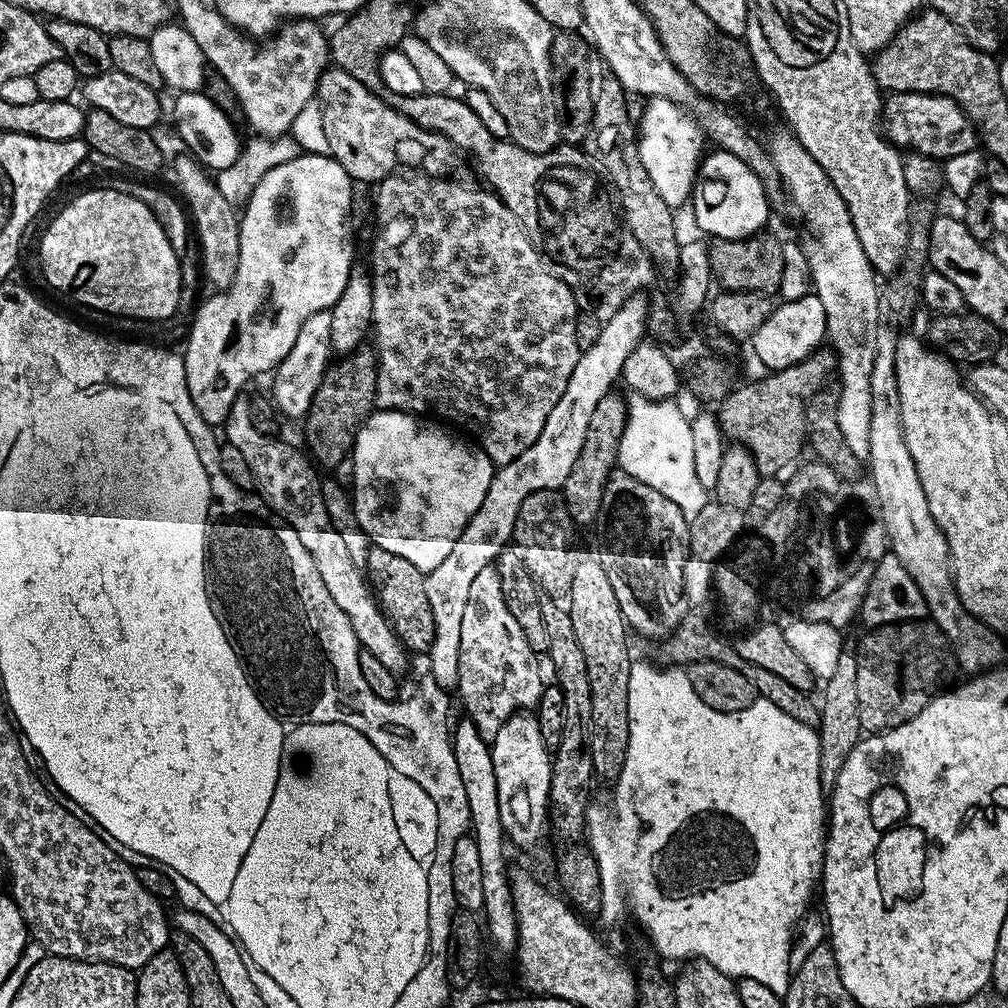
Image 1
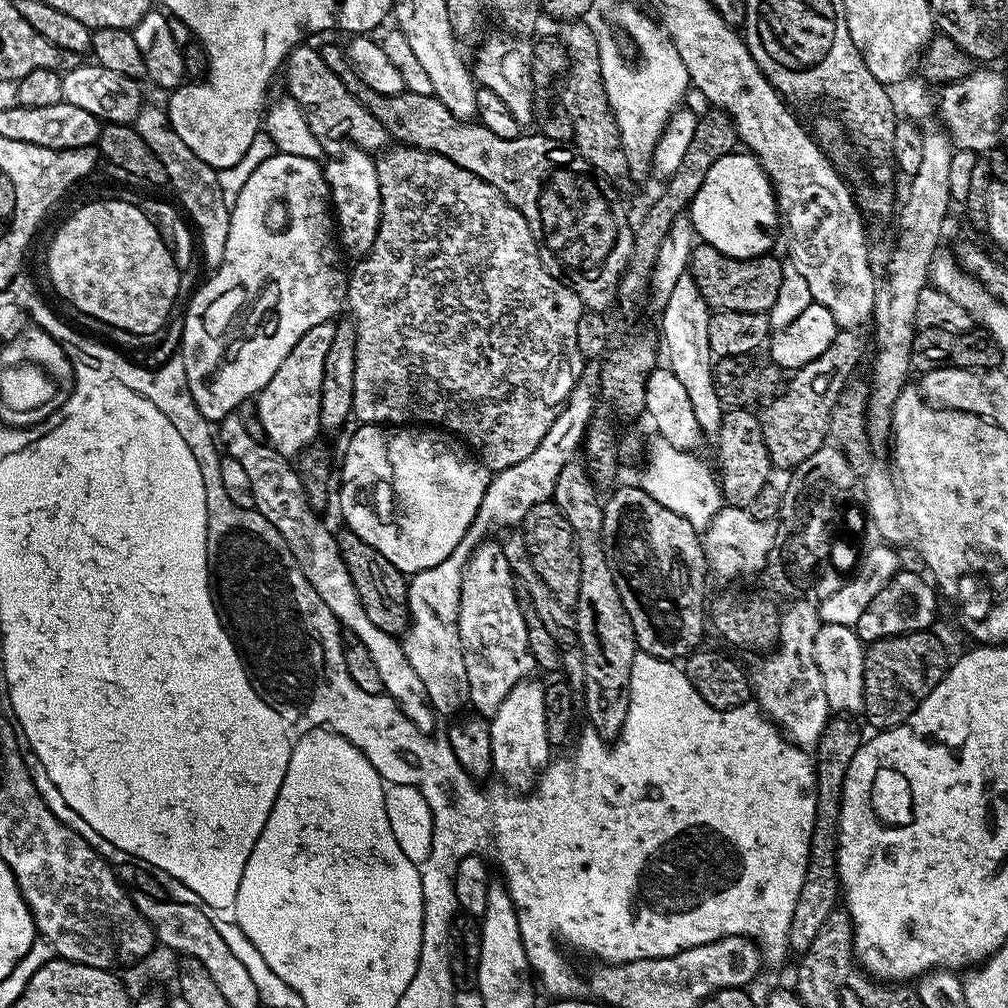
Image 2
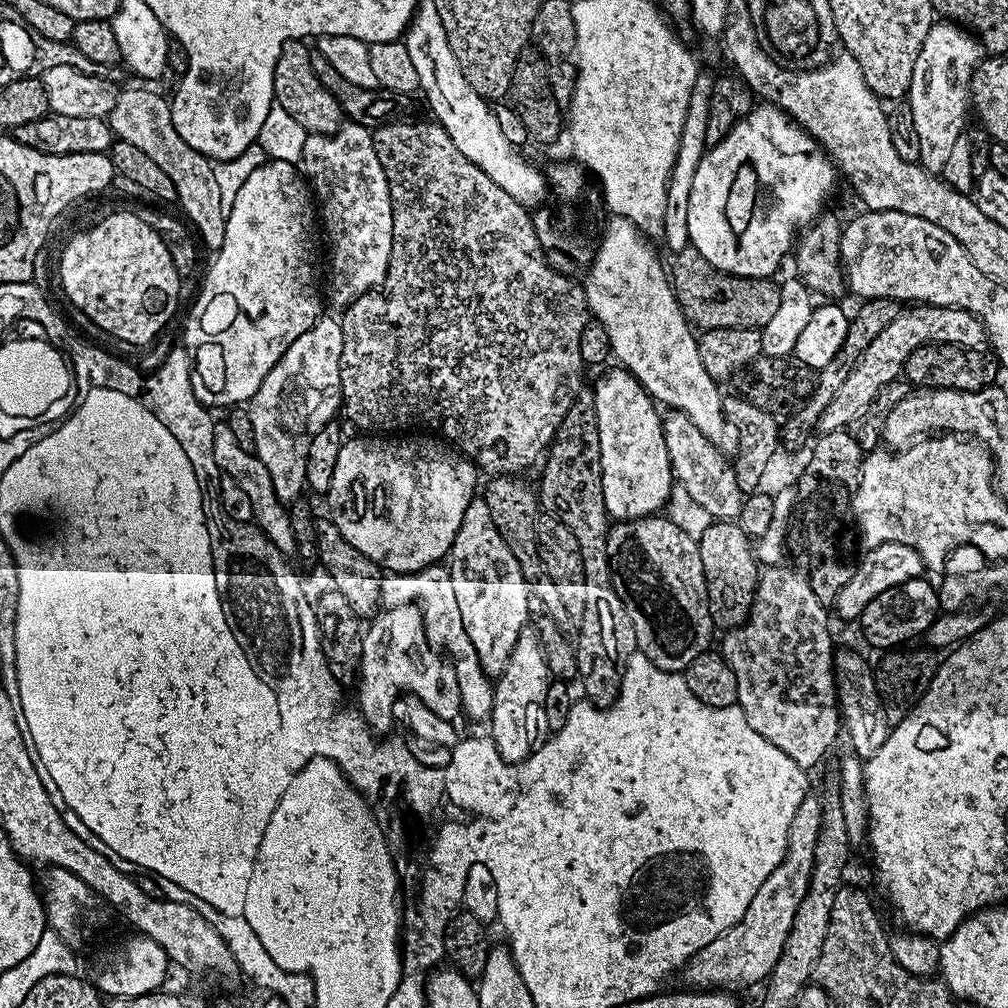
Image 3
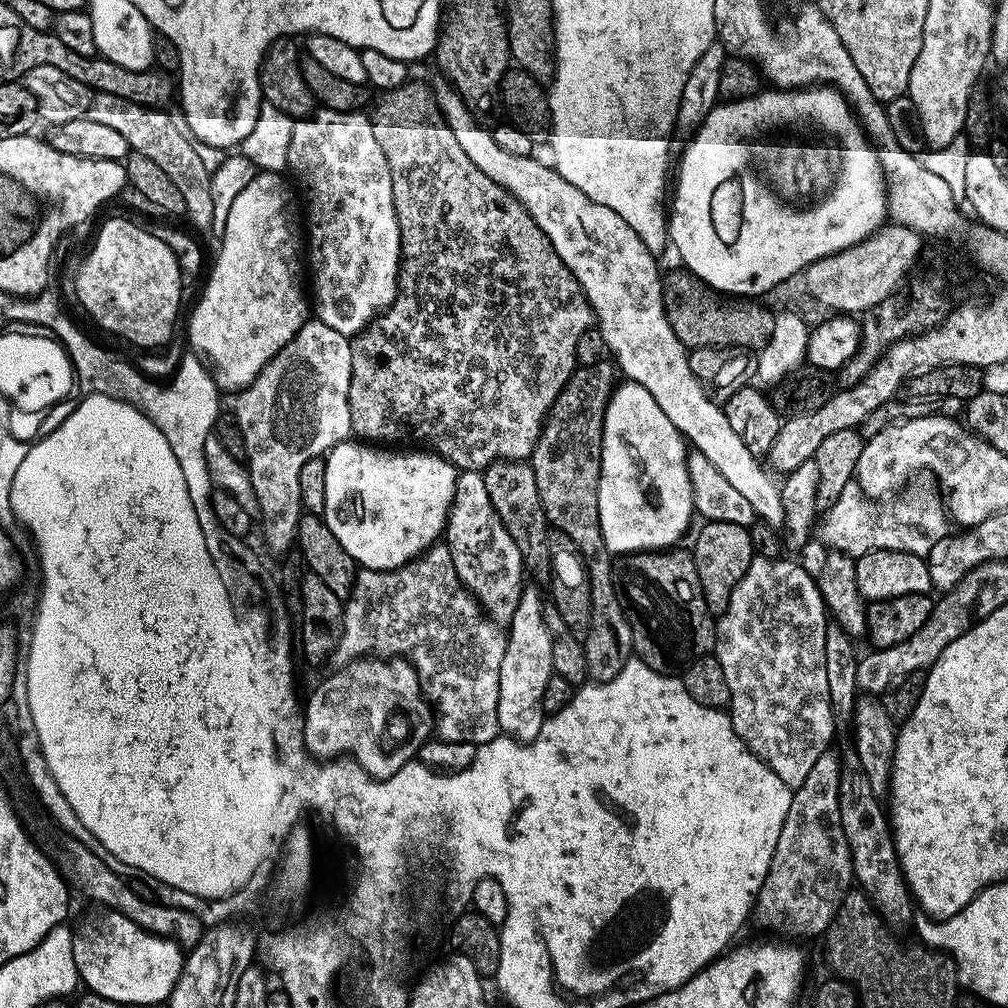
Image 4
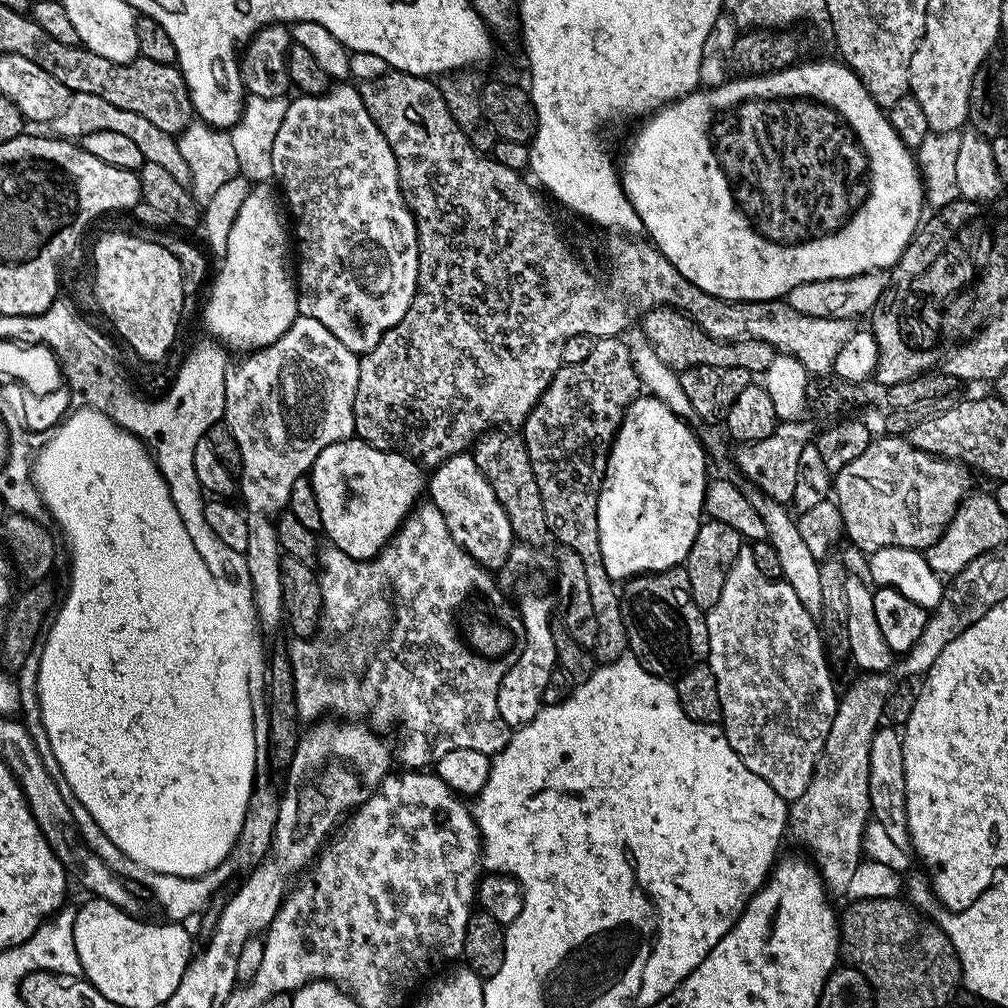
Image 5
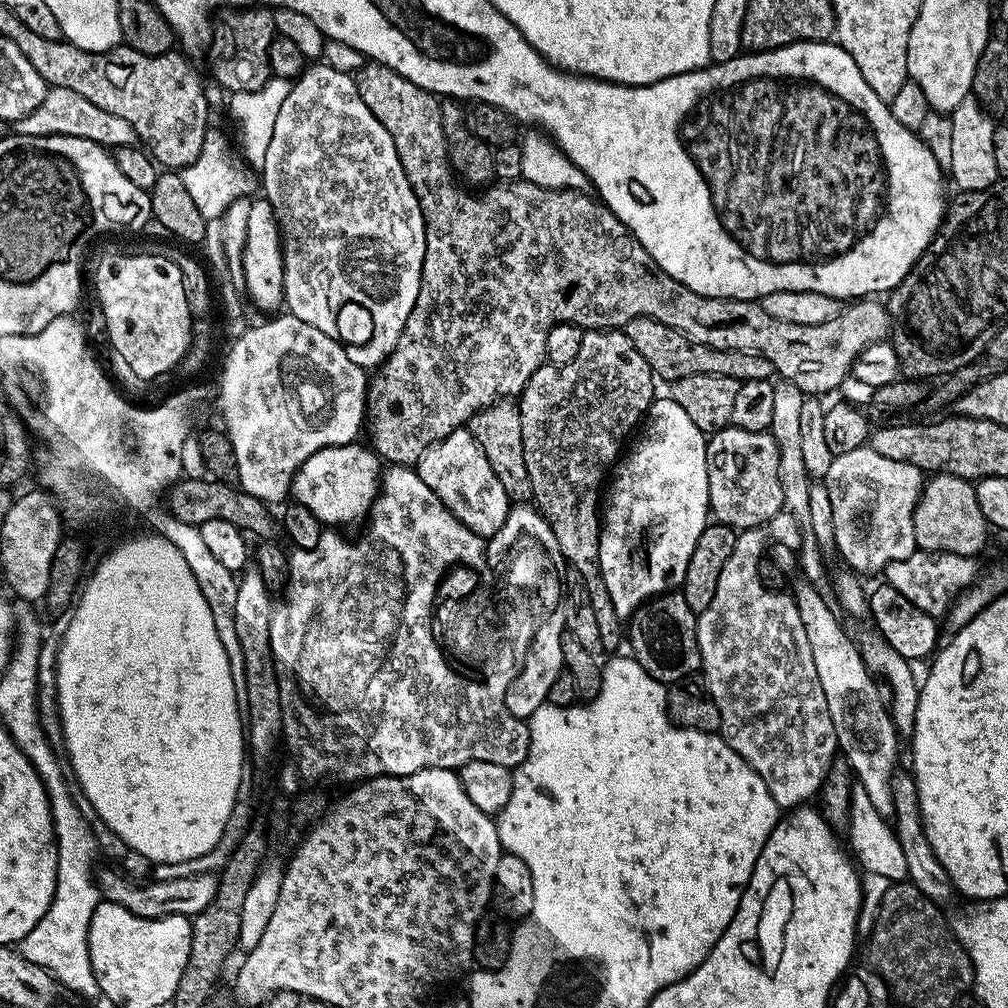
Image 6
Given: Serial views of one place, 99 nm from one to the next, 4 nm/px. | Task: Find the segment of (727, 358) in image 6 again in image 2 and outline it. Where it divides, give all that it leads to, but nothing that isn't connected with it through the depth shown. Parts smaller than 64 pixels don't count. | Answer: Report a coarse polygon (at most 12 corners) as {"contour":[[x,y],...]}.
{"contour":[[700,242],[688,272],[709,309],[769,313],[782,263]]}

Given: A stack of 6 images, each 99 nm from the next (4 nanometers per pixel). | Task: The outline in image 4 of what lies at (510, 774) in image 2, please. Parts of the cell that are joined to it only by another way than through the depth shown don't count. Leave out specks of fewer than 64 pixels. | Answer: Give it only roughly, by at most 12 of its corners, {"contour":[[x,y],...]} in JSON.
{"contour":[[525,587],[506,626],[501,733],[527,742],[554,675],[545,601]]}

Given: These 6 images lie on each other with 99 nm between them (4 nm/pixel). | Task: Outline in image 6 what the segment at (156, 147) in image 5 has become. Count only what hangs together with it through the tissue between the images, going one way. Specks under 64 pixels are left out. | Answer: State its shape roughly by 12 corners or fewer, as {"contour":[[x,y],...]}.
{"contour":[[49,87],[17,136],[86,138],[109,150],[134,126],[74,90]]}

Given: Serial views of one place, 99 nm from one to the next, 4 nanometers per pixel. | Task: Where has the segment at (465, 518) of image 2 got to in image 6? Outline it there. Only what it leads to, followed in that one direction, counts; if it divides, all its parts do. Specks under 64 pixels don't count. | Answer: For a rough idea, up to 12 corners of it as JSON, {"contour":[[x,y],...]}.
{"contour":[[353,442],[297,470],[290,496],[329,525],[363,521],[382,461]]}

